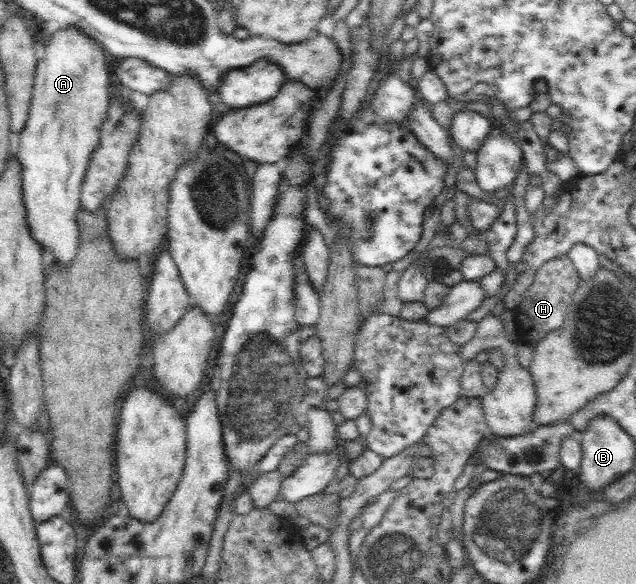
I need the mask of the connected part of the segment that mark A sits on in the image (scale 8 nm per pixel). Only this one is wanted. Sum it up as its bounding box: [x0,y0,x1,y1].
[16,26,113,267]

